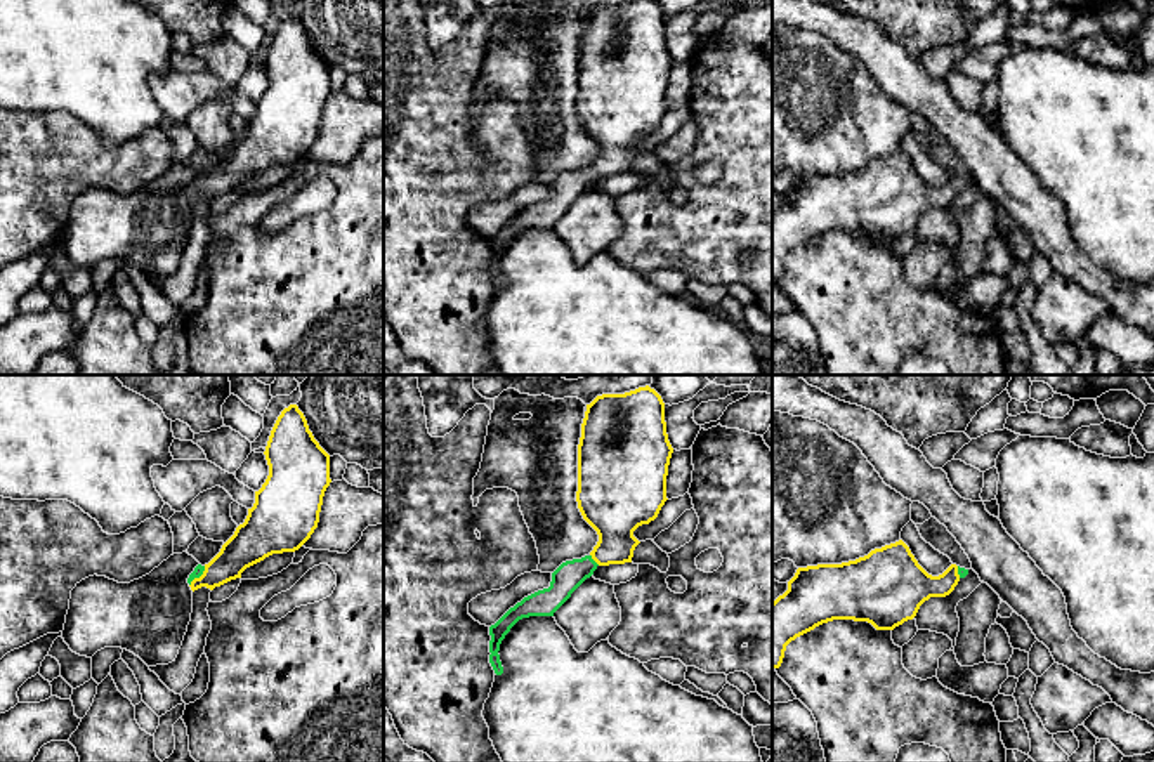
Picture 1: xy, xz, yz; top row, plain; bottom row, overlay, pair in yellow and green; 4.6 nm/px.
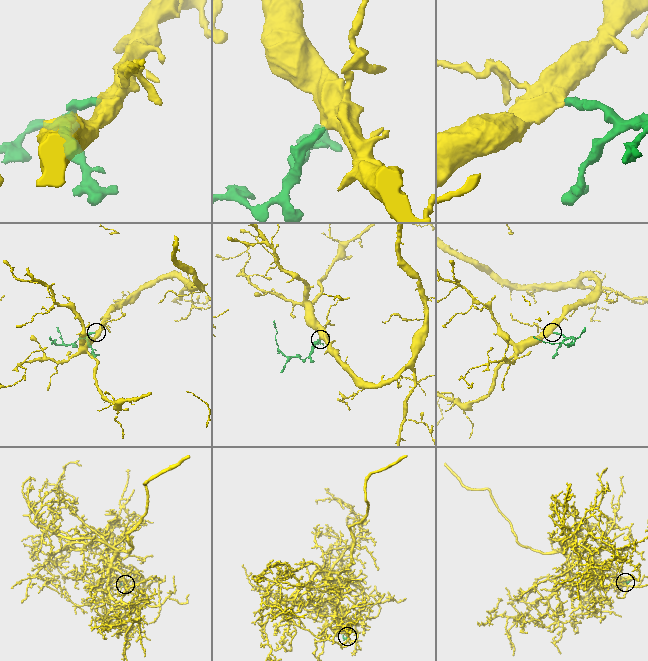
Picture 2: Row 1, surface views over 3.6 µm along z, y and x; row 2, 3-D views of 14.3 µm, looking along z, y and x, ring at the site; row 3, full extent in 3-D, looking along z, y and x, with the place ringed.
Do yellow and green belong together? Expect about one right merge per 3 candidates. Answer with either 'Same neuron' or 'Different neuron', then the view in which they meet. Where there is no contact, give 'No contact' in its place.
Same neuron. Touches yellow in xz

